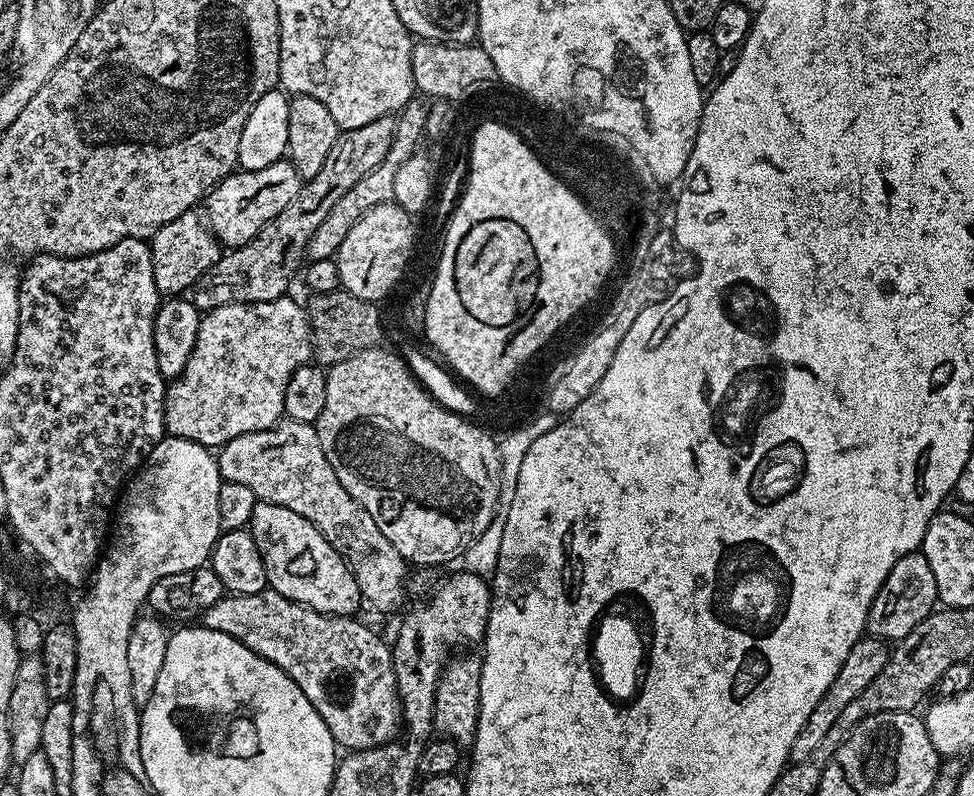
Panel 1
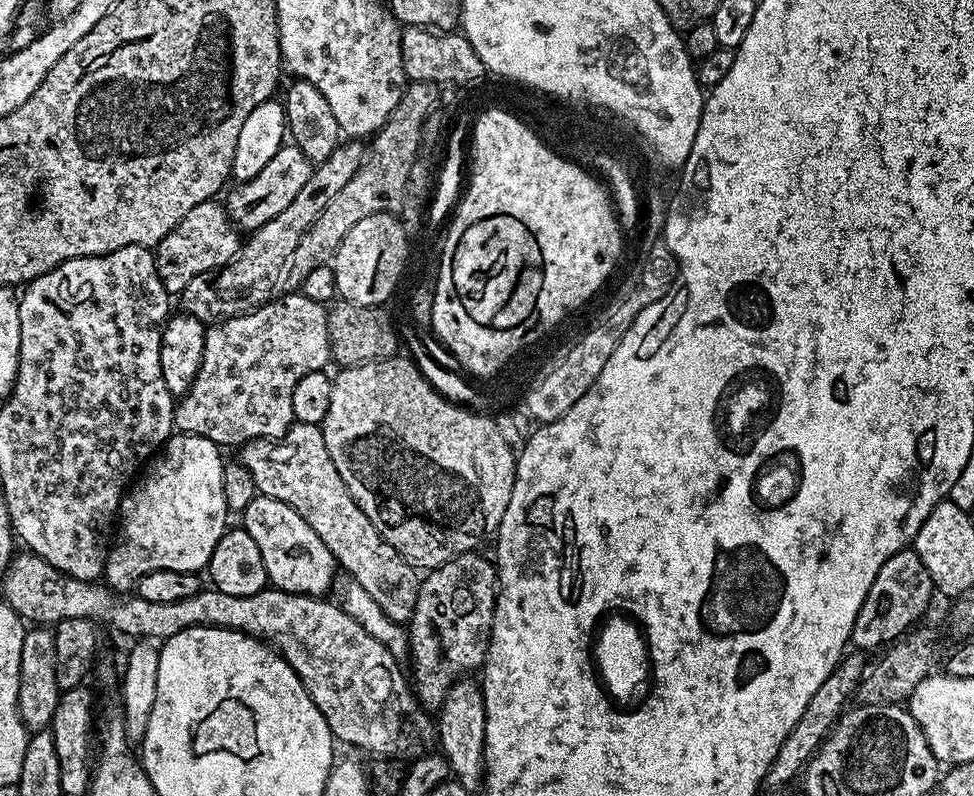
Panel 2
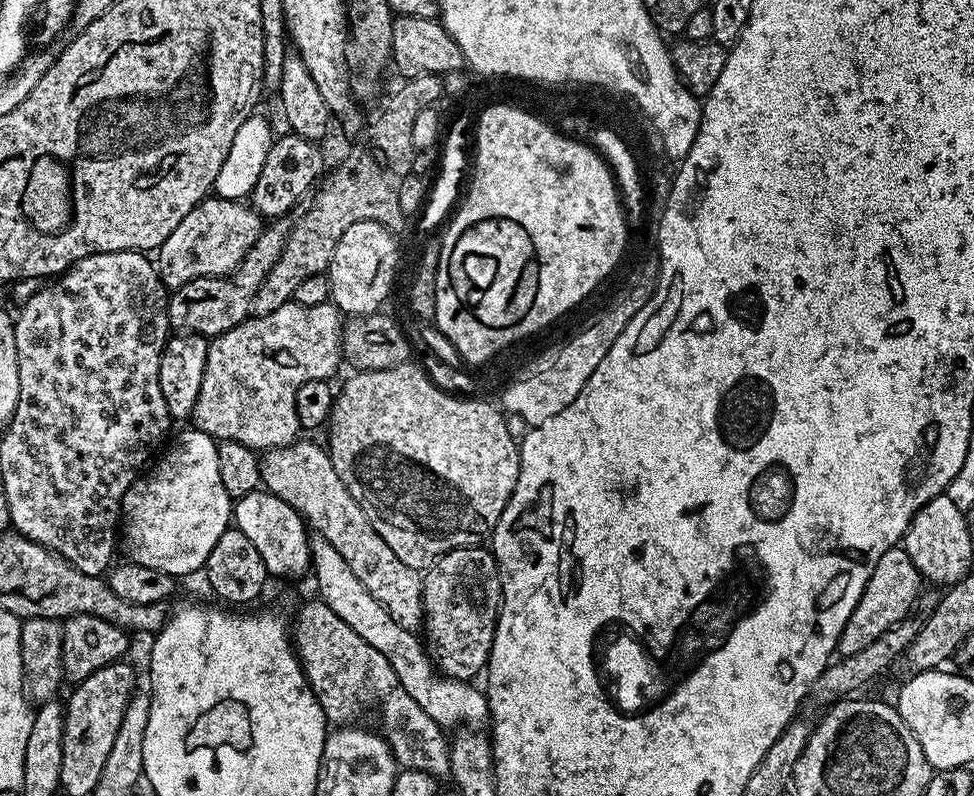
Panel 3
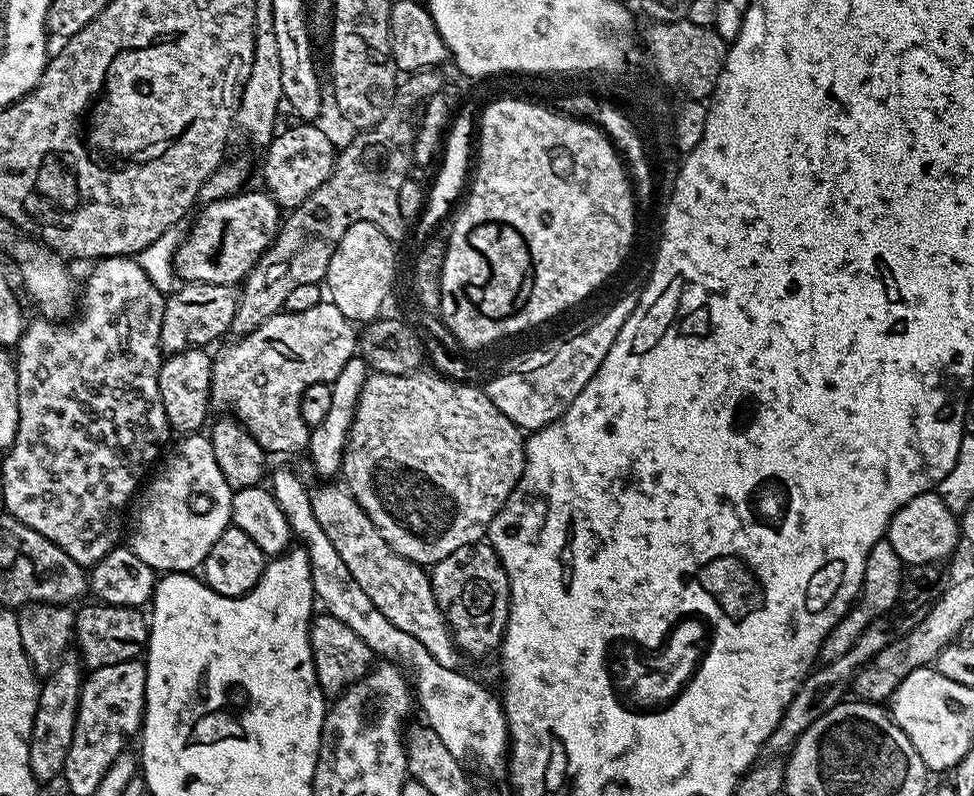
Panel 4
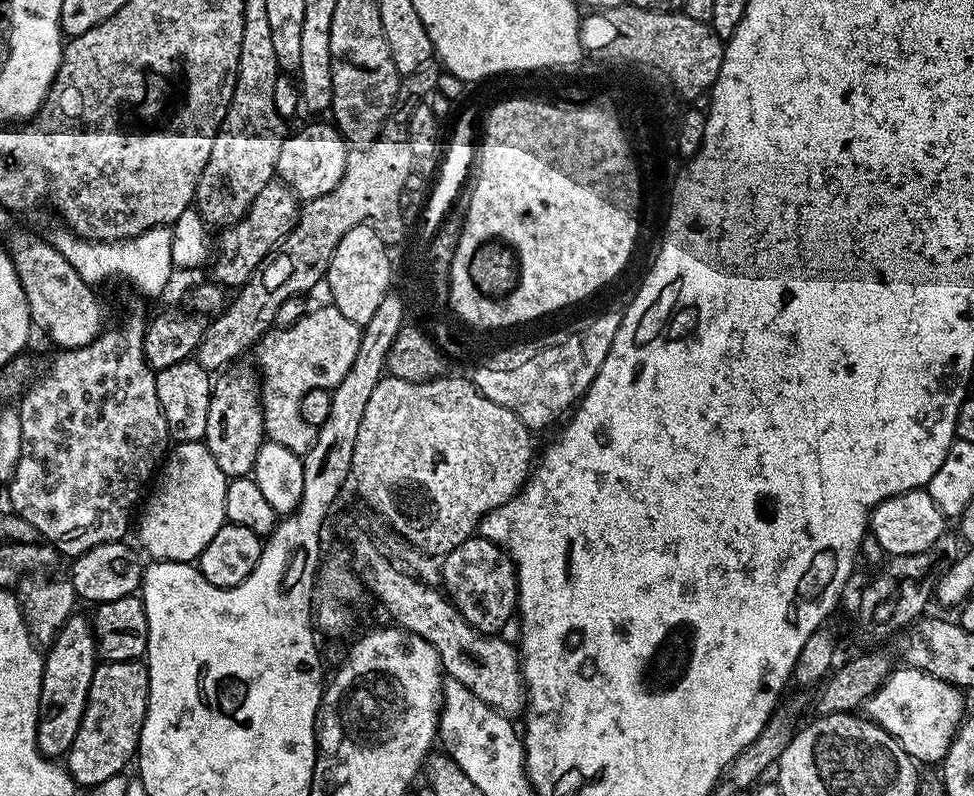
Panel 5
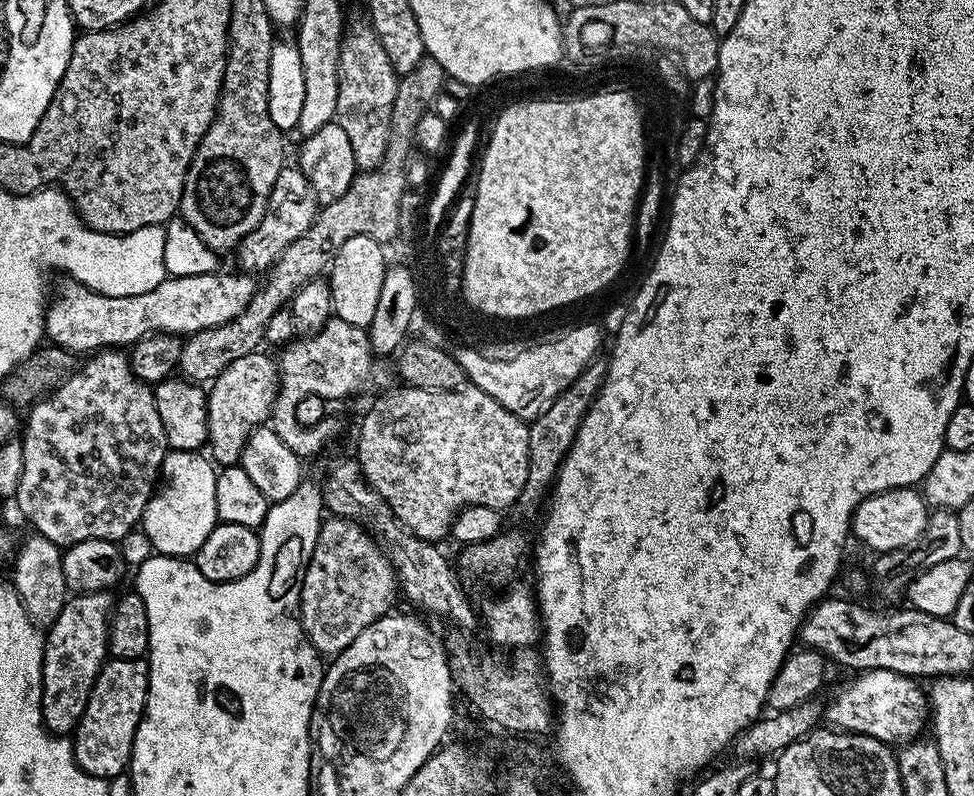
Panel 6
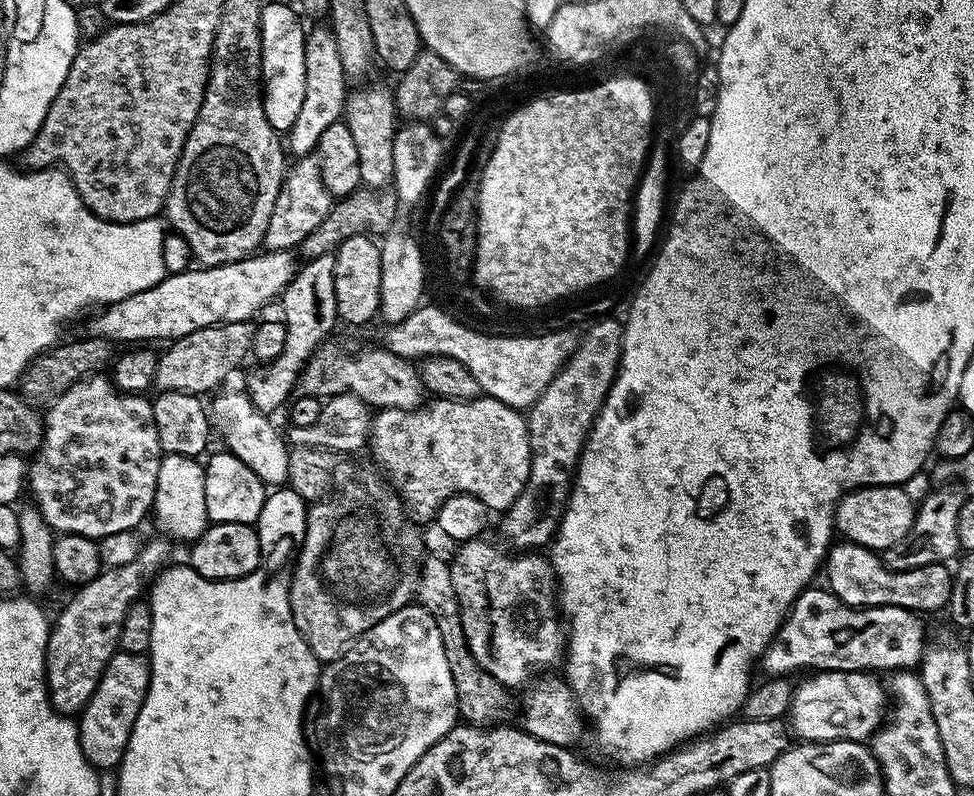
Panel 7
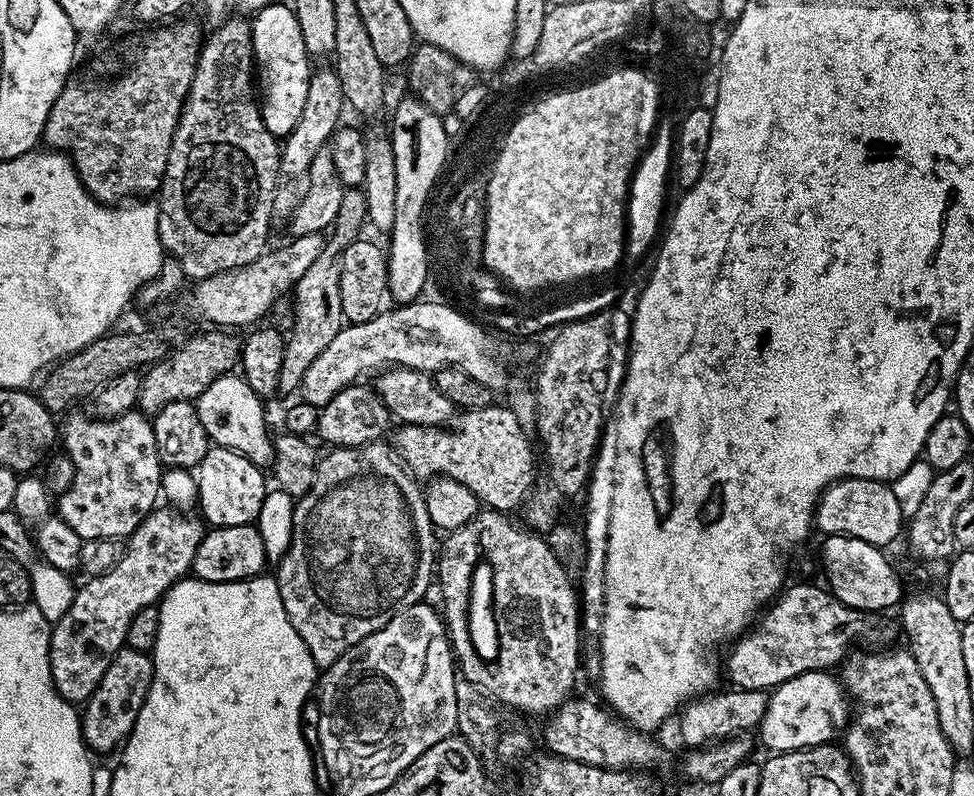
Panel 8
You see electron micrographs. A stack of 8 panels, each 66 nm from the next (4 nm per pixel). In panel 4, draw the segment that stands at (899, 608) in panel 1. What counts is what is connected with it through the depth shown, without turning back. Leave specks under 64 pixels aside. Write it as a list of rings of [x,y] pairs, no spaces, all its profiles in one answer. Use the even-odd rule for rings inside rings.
[[[887,539],[879,540],[878,543],[871,547],[867,554],[860,599],[824,639],[818,657],[821,663],[836,661],[846,654],[846,651],[850,650],[851,646],[854,646],[854,642],[861,636],[862,630],[868,624],[871,624],[879,616],[887,615],[896,607],[903,591],[905,576],[902,571],[904,571],[904,565],[897,554],[894,553],[894,548],[890,546]]]

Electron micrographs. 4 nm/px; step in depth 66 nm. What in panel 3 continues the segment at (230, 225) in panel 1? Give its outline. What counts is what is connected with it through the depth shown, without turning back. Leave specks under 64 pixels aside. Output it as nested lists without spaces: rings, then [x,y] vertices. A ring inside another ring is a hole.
[[[287,134],[273,139],[272,148],[266,158],[262,172],[258,174],[257,184],[250,195],[251,207],[264,218],[280,218],[303,198],[308,187],[320,176],[324,168],[324,156],[320,153],[321,145],[315,140],[307,140],[295,134]]]

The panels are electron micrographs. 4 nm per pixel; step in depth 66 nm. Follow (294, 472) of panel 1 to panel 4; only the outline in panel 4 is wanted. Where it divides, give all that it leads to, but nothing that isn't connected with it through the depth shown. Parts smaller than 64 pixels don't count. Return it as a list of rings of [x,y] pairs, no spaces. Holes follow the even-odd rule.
[[[324,482],[321,483],[324,484],[321,488],[311,489],[313,514],[333,542],[334,549],[338,550],[338,555],[345,562],[354,582],[362,586],[363,593],[374,602],[383,617],[398,626],[399,630],[418,638],[442,666],[456,668],[458,649],[444,611],[434,598],[431,575],[421,565],[399,556],[386,542],[386,538],[382,538],[378,526],[370,522],[347,487],[332,483],[336,482]]]

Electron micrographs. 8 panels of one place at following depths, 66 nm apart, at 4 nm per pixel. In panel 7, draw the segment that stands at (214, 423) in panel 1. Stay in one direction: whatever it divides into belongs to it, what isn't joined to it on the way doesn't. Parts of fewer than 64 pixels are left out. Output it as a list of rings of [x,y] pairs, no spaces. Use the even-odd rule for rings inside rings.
[[[325,342],[317,348],[315,354],[308,359],[304,365],[304,371],[299,377],[298,384],[305,396],[319,396],[327,398],[334,396],[329,401],[326,400],[320,407],[317,421],[311,426],[294,427],[290,426],[286,432],[287,441],[293,447],[322,448],[325,451],[333,451],[337,454],[349,454],[356,452],[363,445],[367,445],[371,433],[373,413],[367,404],[354,394],[343,394],[351,386],[352,380],[368,380],[368,400],[373,404],[373,409],[382,408],[414,408],[423,405],[426,400],[424,383],[420,380],[417,367],[411,359],[404,359],[396,356],[395,353],[384,346],[379,348],[364,348],[355,356],[352,352],[347,352],[344,348],[339,348],[333,342]]]

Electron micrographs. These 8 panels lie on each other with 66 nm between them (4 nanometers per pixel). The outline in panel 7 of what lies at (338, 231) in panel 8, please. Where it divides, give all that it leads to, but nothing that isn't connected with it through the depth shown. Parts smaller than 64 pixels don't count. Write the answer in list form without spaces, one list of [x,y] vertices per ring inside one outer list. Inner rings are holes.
[[[335,255],[315,256],[297,267],[292,281],[280,293],[279,303],[284,303],[282,321],[286,330],[285,348],[273,360],[263,366],[256,366],[248,376],[246,393],[253,406],[260,412],[272,414],[275,408],[283,409],[293,395],[292,387],[298,384],[298,377],[304,371],[304,365],[317,348],[329,339],[340,320],[338,298],[334,294]]]

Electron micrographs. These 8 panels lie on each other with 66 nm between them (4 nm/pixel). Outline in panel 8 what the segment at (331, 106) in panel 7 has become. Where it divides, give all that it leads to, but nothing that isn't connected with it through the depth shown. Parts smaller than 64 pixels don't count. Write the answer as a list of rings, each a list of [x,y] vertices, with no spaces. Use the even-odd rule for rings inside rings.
[[[317,67],[310,78],[310,86],[306,90],[306,103],[302,106],[302,118],[298,118],[298,126],[288,136],[283,137],[280,149],[280,176],[288,180],[303,181],[310,170],[310,162],[314,162],[314,154],[322,150],[332,139],[332,133],[341,123],[340,115],[346,111],[346,103],[338,74],[331,67]]]

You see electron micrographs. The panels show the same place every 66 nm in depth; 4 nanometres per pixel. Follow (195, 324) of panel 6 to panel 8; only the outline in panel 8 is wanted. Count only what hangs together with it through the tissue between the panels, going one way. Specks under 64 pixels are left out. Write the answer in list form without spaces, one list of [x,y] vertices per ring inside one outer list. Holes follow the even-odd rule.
[[[315,232],[289,239],[288,248],[280,248],[277,252],[265,251],[254,262],[233,272],[214,274],[205,280],[195,281],[192,287],[192,308],[204,320],[209,320],[209,325],[219,326],[224,330],[237,330],[243,324],[255,325],[259,316],[264,316],[272,308],[272,303],[291,289],[306,274],[310,262],[322,254],[325,233]]]

